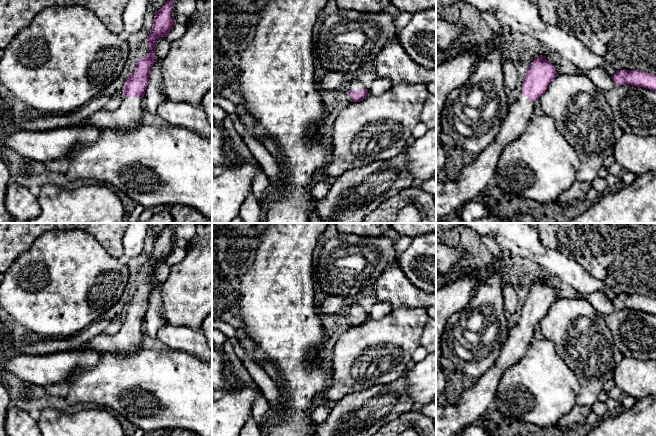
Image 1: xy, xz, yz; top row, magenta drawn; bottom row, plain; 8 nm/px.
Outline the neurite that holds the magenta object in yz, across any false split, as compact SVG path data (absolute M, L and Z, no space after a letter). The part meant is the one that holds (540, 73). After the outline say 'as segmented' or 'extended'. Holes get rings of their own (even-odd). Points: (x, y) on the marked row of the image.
M542 55L535 57L528 67L523 79L521 93L516 101L509 105L508 113L500 127L496 139L480 154L474 156L473 162L464 166L454 180L436 182L436 220L442 220L453 210L464 206L477 197L492 181L500 155L504 148L519 138L533 117L534 102L546 91L548 85L558 76L554 66Z | extended

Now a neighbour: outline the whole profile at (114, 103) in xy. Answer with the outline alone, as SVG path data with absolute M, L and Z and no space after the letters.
M114 96L111 98L102 110L112 112L115 111L122 103L122 96Z

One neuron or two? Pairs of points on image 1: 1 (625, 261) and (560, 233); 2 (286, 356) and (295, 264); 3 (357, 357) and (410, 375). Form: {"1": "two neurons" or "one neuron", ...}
{"1": "one neuron", "2": "one neuron", "3": "two neurons"}

